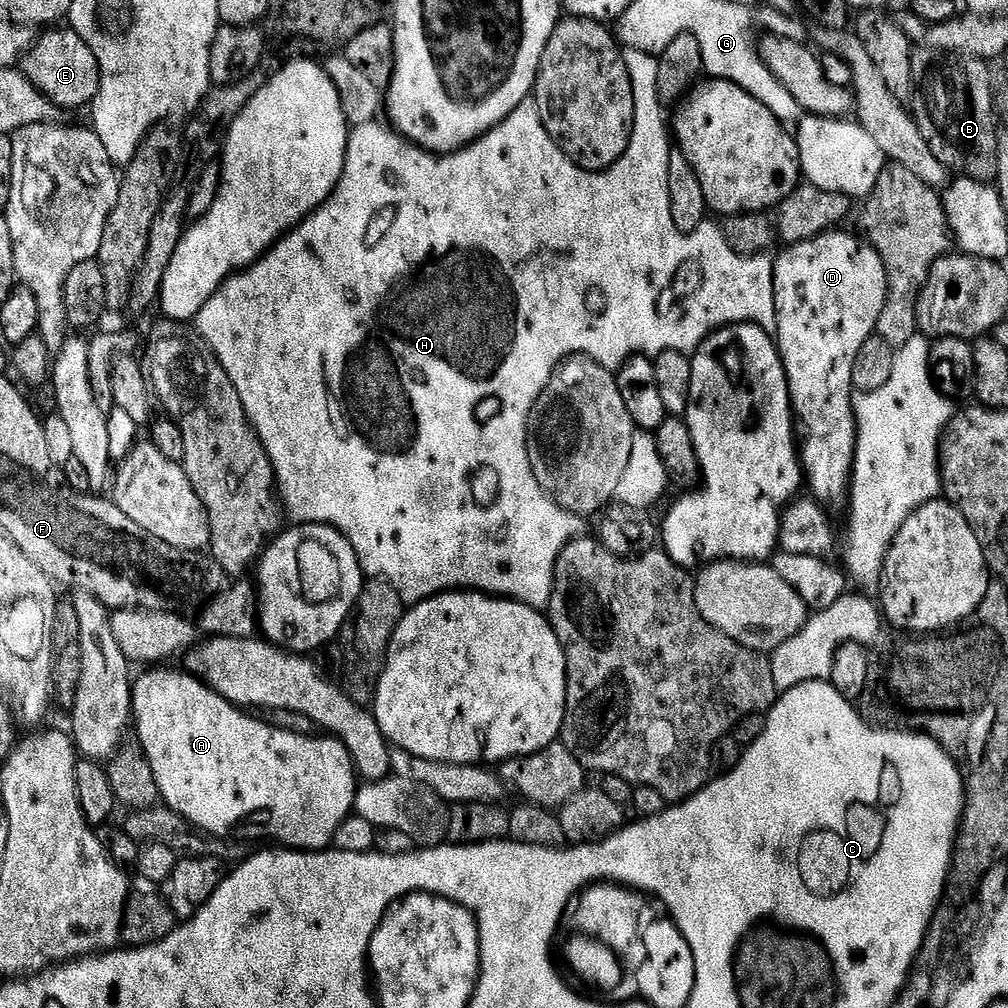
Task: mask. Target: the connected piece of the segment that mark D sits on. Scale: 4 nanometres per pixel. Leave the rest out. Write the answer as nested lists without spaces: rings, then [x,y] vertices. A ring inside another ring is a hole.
[[[844,230],[823,232],[822,235],[816,236],[812,240],[785,247],[783,249],[785,252],[780,257],[777,255],[772,265],[772,273],[774,274],[774,302],[776,303],[776,331],[774,333],[774,339],[780,349],[780,361],[784,363],[784,369],[786,370],[794,420],[798,425],[799,435],[802,437],[798,444],[802,472],[806,477],[807,487],[808,484],[812,487],[813,493],[811,492],[811,495],[817,501],[825,502],[824,500],[829,500],[832,504],[838,503],[843,496],[845,499],[849,495],[852,482],[852,463],[856,457],[856,415],[852,413],[854,358],[858,354],[858,350],[862,350],[862,346],[866,346],[868,339],[876,332],[876,323],[882,314],[882,306],[886,306],[886,294],[888,293],[886,266],[878,253],[873,250],[872,245],[867,242],[861,242],[859,244],[850,233],[840,231]]]

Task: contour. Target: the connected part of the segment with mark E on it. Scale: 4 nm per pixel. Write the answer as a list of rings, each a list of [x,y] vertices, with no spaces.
[[[60,27],[45,31],[48,33],[45,36],[43,33],[24,55],[23,74],[47,100],[53,100],[62,109],[91,105],[92,99],[98,94],[100,67],[90,46],[86,46],[86,42],[82,42],[82,38],[71,27]]]

